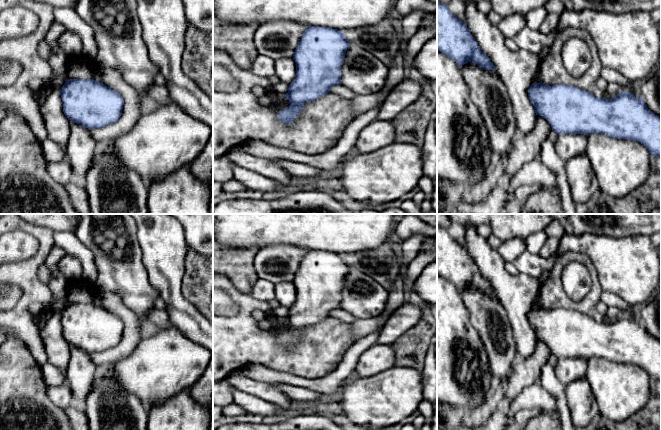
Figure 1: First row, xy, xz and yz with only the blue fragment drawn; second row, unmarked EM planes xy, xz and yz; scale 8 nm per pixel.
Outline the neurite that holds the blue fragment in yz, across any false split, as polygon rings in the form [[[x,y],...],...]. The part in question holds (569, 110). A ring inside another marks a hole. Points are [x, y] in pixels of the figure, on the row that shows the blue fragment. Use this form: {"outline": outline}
{"outline": [[[531,84],[528,96],[536,115],[545,118],[558,135],[601,133],[643,144],[654,157],[661,157],[661,117],[651,112],[642,97],[621,92],[612,99],[597,98],[590,92],[566,84]]]}

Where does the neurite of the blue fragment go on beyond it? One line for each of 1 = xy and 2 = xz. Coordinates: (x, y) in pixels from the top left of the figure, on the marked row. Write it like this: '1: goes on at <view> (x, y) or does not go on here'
1: does not go on here
2: does not go on here

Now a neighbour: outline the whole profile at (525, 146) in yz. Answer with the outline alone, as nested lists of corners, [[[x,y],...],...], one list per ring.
[[[536,115],[536,123],[529,134],[518,134],[513,140],[513,149],[505,163],[505,172],[511,179],[528,162],[537,158],[541,144],[548,138],[551,125],[548,121]]]

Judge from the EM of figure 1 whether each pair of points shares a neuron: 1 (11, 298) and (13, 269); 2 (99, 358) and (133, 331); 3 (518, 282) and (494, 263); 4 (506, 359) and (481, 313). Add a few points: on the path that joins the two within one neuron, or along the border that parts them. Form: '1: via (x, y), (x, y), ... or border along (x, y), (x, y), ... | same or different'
1: border along (15, 284), (21, 290), (21, 296), (10, 308) | different
2: via (109, 356), (115, 354), (128, 341) | same
3: via (511, 282), (498, 270) | same
4: via (495, 351), (491, 346), (485, 325) | same

